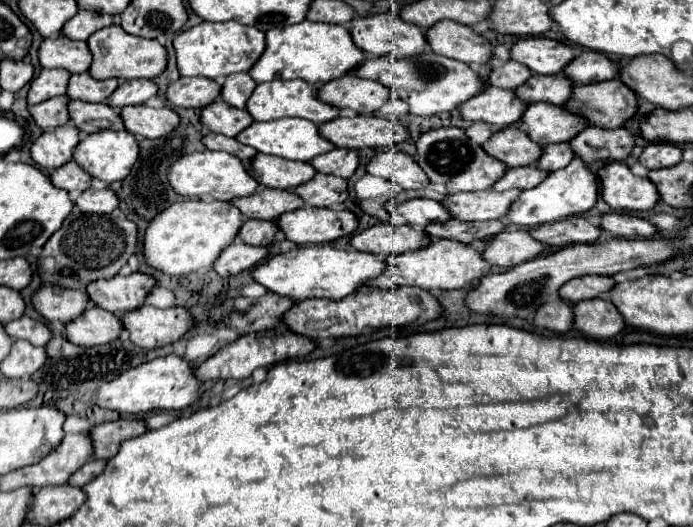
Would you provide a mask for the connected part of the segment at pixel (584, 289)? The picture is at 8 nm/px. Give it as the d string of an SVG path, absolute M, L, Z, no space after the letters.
M601 275L577 277L577 279L567 281L559 289L559 297L569 301L569 303L577 303L577 301L583 301L583 299L603 297L613 285L615 285L615 279L611 279L611 277L601 277Z

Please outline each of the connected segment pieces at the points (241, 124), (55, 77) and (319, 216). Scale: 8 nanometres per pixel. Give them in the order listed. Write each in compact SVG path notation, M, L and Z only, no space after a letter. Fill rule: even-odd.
M215 99L211 105L201 109L201 123L213 133L235 137L239 131L249 127L253 119L245 115L245 109L225 105L223 99Z
M43 69L33 81L31 81L31 89L27 93L27 105L37 105L43 103L45 99L57 97L57 95L65 95L65 87L67 87L67 71L59 71L59 69Z
M299 207L277 219L279 231L293 243L327 243L347 237L357 229L359 221L351 211L331 211L319 207Z

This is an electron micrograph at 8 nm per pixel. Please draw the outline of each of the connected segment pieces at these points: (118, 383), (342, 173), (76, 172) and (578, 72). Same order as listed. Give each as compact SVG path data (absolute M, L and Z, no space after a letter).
M167 355L147 363L141 363L123 375L115 377L97 387L93 403L101 409L111 409L119 413L151 413L151 411L179 411L199 399L201 383L193 377L193 369L185 357Z
M333 149L329 153L317 155L311 161L311 167L317 173L325 173L325 175L335 175L335 177L343 177L349 179L359 163L357 151L347 151L347 149Z
M69 161L63 167L55 169L49 175L49 179L55 187L71 193L71 197L77 197L81 191L89 189L89 183L91 183L91 177L79 165L75 165L75 161Z
M585 49L563 69L563 75L573 83L587 85L587 83L599 83L615 77L615 67L617 63L609 61L603 53Z

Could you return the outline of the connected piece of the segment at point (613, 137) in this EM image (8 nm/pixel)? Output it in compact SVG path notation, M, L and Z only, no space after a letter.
M585 127L575 139L569 141L575 157L579 157L585 163L593 163L593 161L605 161L605 159L613 159L613 161L623 161L635 141L633 135L627 129L615 129L615 131L603 131L601 127Z

